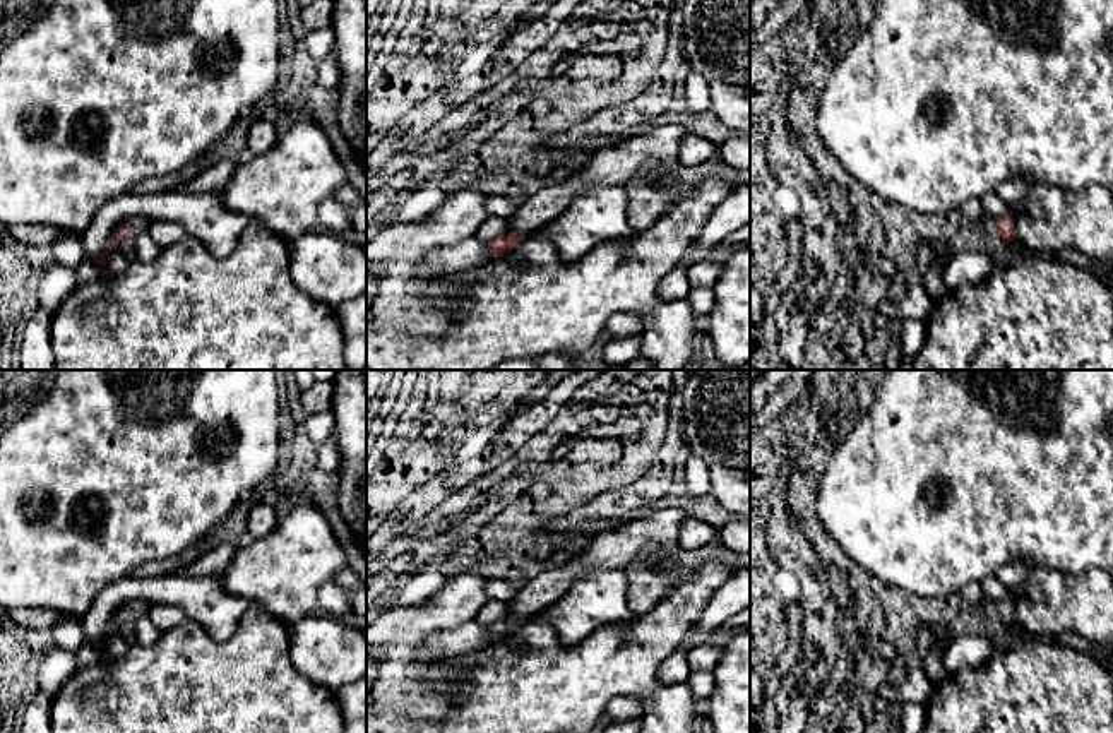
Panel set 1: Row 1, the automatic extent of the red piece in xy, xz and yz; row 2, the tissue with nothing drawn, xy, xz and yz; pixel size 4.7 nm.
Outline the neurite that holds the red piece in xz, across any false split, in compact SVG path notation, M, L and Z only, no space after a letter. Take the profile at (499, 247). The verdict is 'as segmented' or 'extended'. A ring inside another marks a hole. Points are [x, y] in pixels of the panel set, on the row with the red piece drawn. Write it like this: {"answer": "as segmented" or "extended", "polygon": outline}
{"answer": "extended", "polygon": "M678 123L658 127L646 135L635 135L592 152L587 166L565 183L543 187L526 197L510 219L512 233L488 241L491 257L503 257L522 243L522 238L556 219L577 195L594 187L625 187L642 171L659 171L671 178L681 166L680 144L688 130Z"}

